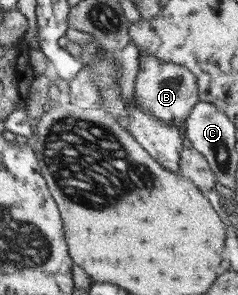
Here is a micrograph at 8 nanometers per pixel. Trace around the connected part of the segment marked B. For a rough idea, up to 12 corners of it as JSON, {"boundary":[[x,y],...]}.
{"boundary":[[140,55],[137,103],[179,126],[200,101],[185,66]]}

